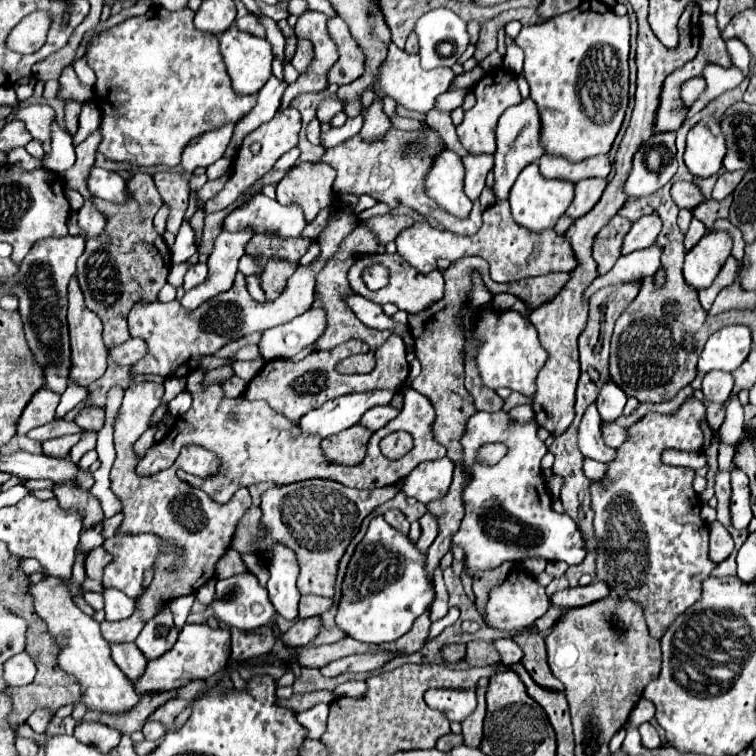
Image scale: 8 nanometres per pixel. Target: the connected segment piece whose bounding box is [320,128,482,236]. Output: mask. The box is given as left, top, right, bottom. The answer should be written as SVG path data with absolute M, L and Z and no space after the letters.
M390 128L390 132L384 138L376 140L372 144L364 142L360 136L352 136L350 140L346 140L334 148L328 148L320 160L330 164L338 172L338 178L336 178L338 194L354 194L354 196L368 194L368 196L376 198L378 202L388 204L390 208L410 206L424 216L434 216L446 230L470 236L482 224L480 200L474 202L472 212L468 214L468 218L462 220L462 218L456 218L456 216L444 212L424 192L424 174L428 174L428 168L434 164L434 158L442 150L446 150L446 144L438 136L438 132L432 128L430 130L412 130L412 132Z

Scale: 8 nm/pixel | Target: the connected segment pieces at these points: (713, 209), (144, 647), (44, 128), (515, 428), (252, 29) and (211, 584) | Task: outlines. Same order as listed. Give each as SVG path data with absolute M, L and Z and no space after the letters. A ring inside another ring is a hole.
M732 195L726 197L726 200L722 202L716 202L714 199L709 199L700 204L696 210L694 210L694 218L698 218L700 222L704 222L708 226L708 230L712 232L714 230L714 222L718 218L728 218L729 208L733 202Z
M164 608L160 614L156 614L152 620L148 620L136 638L136 646L142 650L142 654L148 660L154 660L162 654L166 654L174 642L178 640L178 630L174 628L170 608Z
M16 104L14 120L22 120L32 138L44 142L50 138L50 120L54 110L46 104Z
M476 412L468 420L466 434L462 436L460 442L464 446L464 468L466 472L470 472L472 478L462 492L466 514L462 518L460 530L452 538L452 544L464 548L466 566L470 574L480 572L478 568L490 570L490 568L498 568L502 562L518 562L530 556L540 556L546 560L562 560L568 566L578 566L586 558L586 540L580 528L574 524L574 520L568 514L558 514L550 508L550 494L540 474L540 460L548 452L548 448L544 446L544 442L538 438L536 432L538 432L538 424L534 420L520 424L520 422L514 422L506 412L494 412L494 414ZM490 442L502 442L504 446L508 446L506 456L494 466L488 466L478 460L478 448Z
M244 16L244 18L238 18L236 20L236 26L248 34L254 34L258 38L266 38L266 28L260 24L260 20L256 16Z
M213 578L201 586L196 591L195 596L199 602L208 606L215 598L215 579Z

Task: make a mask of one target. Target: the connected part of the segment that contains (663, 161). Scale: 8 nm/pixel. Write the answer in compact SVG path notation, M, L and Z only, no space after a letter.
M658 132L650 136L634 156L634 168L624 184L632 198L648 196L660 190L676 174L676 132Z

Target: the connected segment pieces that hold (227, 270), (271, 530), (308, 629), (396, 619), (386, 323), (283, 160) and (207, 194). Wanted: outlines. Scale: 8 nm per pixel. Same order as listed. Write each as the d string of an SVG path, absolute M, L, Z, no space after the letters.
M220 232L214 244L214 252L208 256L208 278L204 284L188 290L180 304L186 312L196 310L210 298L226 292L234 284L238 274L238 260L244 254L244 244L252 238L252 232Z
M318 478L296 482L290 486L272 486L262 494L260 502L260 530L264 532L264 536L256 544L258 558L266 564L272 558L272 544L284 544L286 548L292 548L300 566L300 592L332 598L338 562L350 540L358 534L362 520L374 508L394 498L398 492L400 488L394 484L376 490L352 490L338 482Z
M314 616L314 618L306 618L306 620L296 620L294 626L284 632L280 636L280 640L284 642L284 646L292 646L292 648L298 648L298 646L308 646L316 634L320 630L320 616Z
M384 516L372 518L366 536L356 546L344 582L342 598L338 602L336 626L350 638L382 644L404 636L414 620L422 616L434 602L434 582L424 568L426 554L420 552L408 534L392 528Z
M350 292L348 296L344 296L344 302L358 316L358 320L362 320L368 328L376 328L376 330L388 330L388 328L392 328L400 336L404 332L408 332L408 326L406 324L394 322L390 316L386 316L382 312L382 308L378 304L372 304L368 298L364 298L360 294Z
M298 147L292 148L277 160L272 170L282 170L282 171L288 170L289 168L295 165L299 156L300 156L299 148Z
M224 174L222 178L218 178L218 180L214 180L214 182L208 180L208 182L198 190L198 196L200 196L200 208L204 206L204 202L206 202L208 198L212 198L216 192L222 190L222 184L228 180L228 176L230 176L230 174Z

